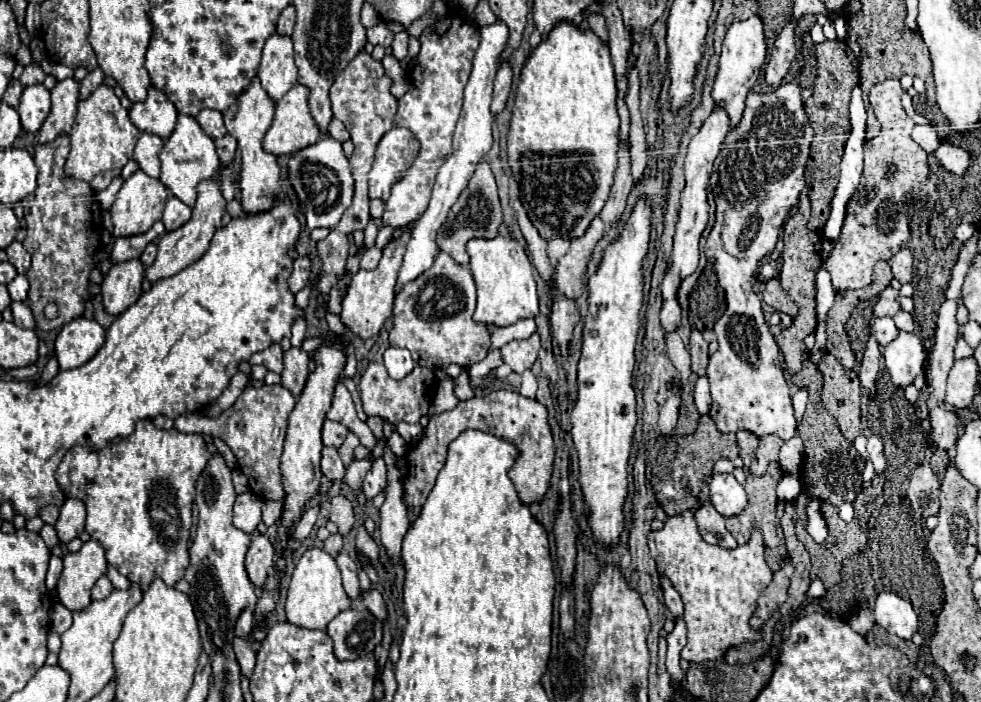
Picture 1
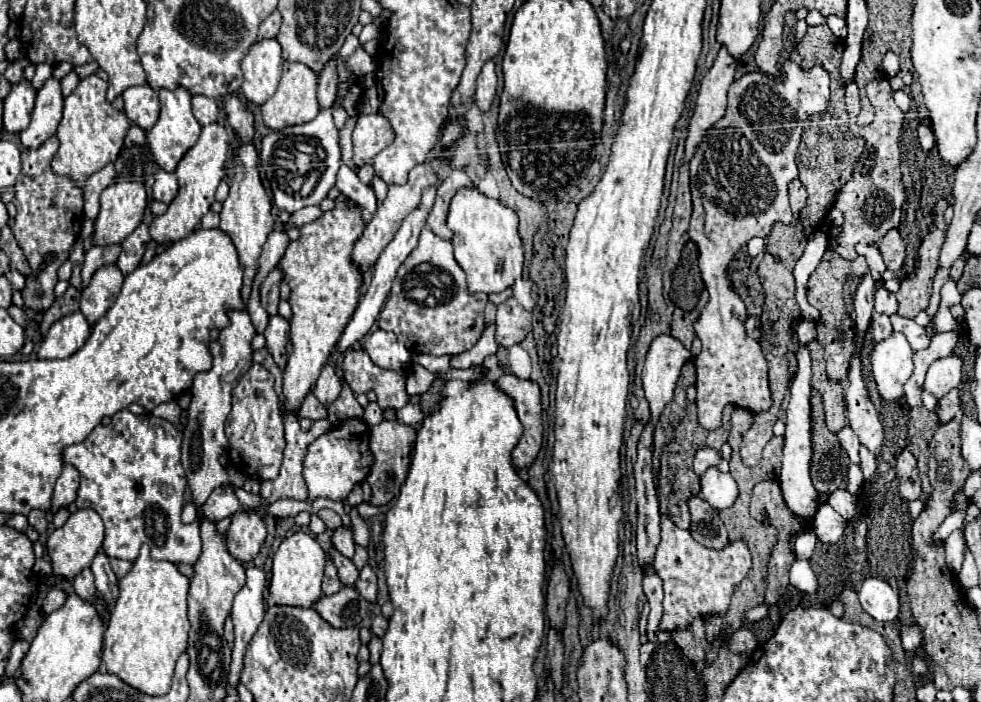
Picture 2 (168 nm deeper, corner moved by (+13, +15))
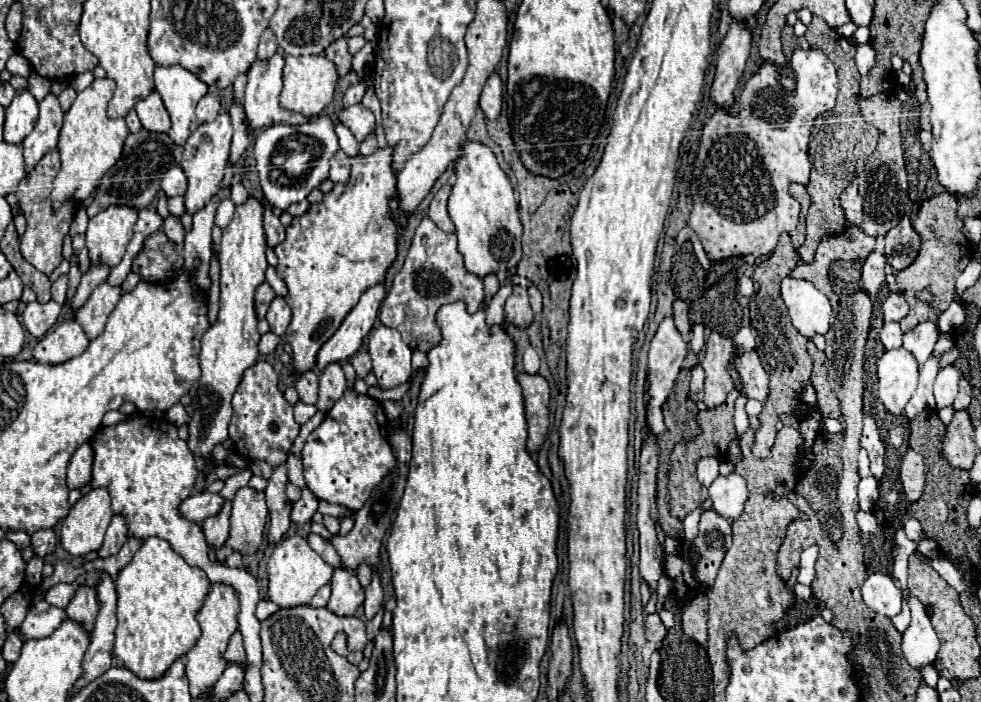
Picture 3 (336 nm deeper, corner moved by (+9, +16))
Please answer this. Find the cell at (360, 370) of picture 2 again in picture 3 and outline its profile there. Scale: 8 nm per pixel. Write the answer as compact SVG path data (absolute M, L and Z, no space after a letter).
M361 348L349 362L353 364L357 378L367 378L367 374L371 372L371 358L369 358L369 352L365 348Z

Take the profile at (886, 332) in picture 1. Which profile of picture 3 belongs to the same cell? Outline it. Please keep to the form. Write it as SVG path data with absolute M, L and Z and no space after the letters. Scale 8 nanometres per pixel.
M885 322L879 336L881 336L881 342L887 350L899 348L901 346L901 336L903 336L903 332L899 328L899 322Z

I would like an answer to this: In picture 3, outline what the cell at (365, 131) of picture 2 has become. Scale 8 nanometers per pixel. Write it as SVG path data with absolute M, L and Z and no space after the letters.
M355 104L351 108L341 110L339 112L339 120L345 126L349 126L349 130L353 132L353 136L355 136L357 142L363 142L377 128L377 120L375 120L373 112L369 108L365 108L363 104Z

